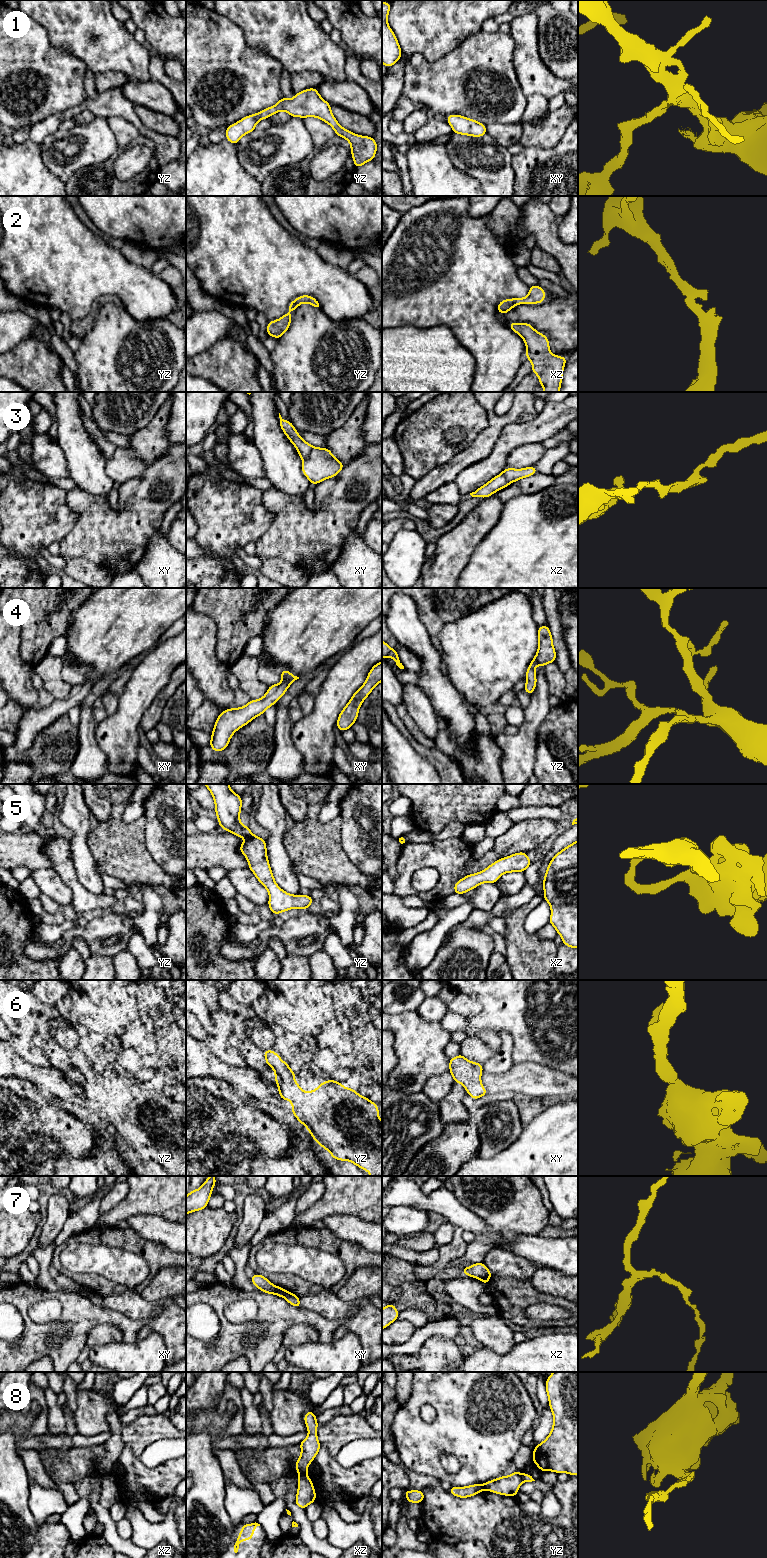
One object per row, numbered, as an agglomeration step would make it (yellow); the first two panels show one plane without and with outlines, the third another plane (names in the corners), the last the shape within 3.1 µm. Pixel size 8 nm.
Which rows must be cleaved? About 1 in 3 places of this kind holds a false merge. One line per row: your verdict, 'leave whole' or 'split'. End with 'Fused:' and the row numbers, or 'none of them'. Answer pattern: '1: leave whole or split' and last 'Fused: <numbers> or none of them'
1: leave whole
2: leave whole
3: split
4: leave whole
5: leave whole
6: leave whole
7: split
8: split
Fused: 3, 7, 8

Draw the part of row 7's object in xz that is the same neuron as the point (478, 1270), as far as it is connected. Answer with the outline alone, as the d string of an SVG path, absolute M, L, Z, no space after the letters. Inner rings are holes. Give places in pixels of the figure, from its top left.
M483 1262L475 1263L472 1266L464 1267L461 1270L463 1274L480 1280L482 1280L489 1272L489 1269Z

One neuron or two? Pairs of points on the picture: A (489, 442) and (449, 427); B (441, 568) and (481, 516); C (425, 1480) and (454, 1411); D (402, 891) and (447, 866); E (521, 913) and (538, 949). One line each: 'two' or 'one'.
A: two
B: one
C: two
D: one
E: one

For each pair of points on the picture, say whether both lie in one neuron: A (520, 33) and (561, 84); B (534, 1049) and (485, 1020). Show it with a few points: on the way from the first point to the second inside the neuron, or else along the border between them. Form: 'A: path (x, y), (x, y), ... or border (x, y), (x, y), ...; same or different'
A: path (526, 48), (528, 59), (546, 77); same
B: path (522, 1037), (505, 1020), (497, 1020); same

